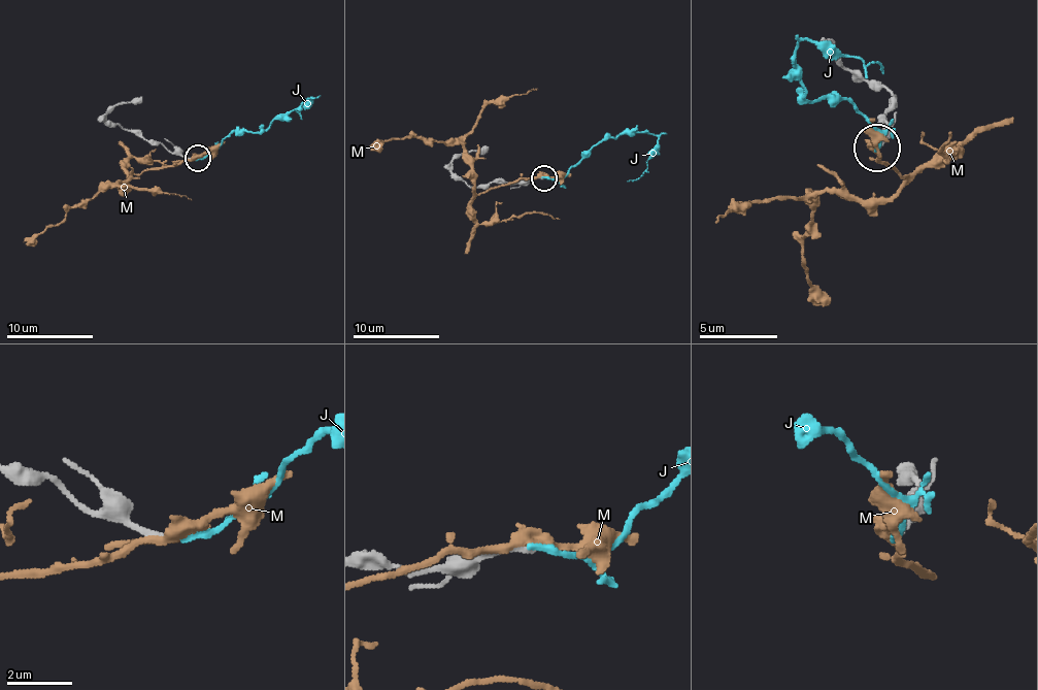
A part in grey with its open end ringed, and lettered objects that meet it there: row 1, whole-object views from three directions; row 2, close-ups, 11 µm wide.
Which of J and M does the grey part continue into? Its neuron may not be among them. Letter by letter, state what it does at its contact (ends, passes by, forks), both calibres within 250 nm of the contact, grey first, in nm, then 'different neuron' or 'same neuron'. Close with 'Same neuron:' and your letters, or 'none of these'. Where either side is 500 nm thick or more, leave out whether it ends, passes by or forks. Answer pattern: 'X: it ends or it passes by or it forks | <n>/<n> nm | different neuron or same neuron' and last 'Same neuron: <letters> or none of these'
J: it ends | 170/200 nm | different neuron
M: it passes by | 220/340 nm | different neuron
Same neuron: none of these

